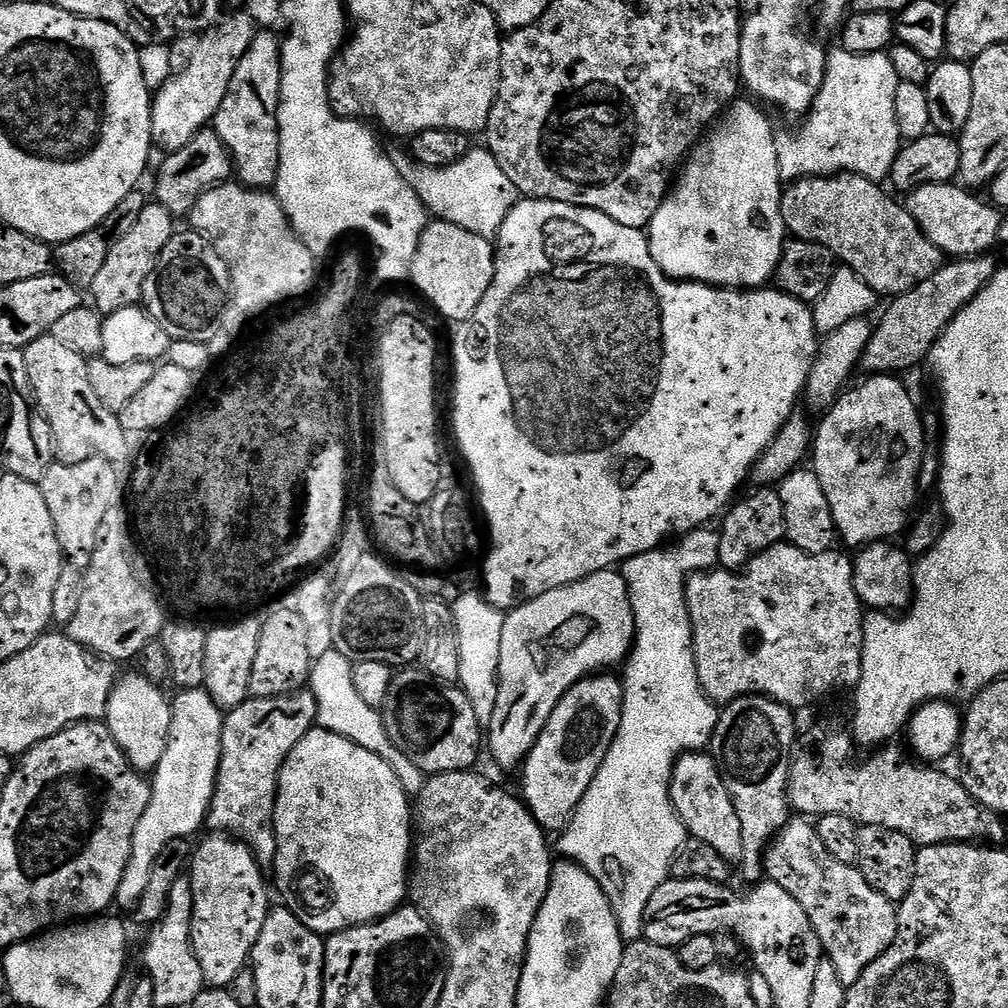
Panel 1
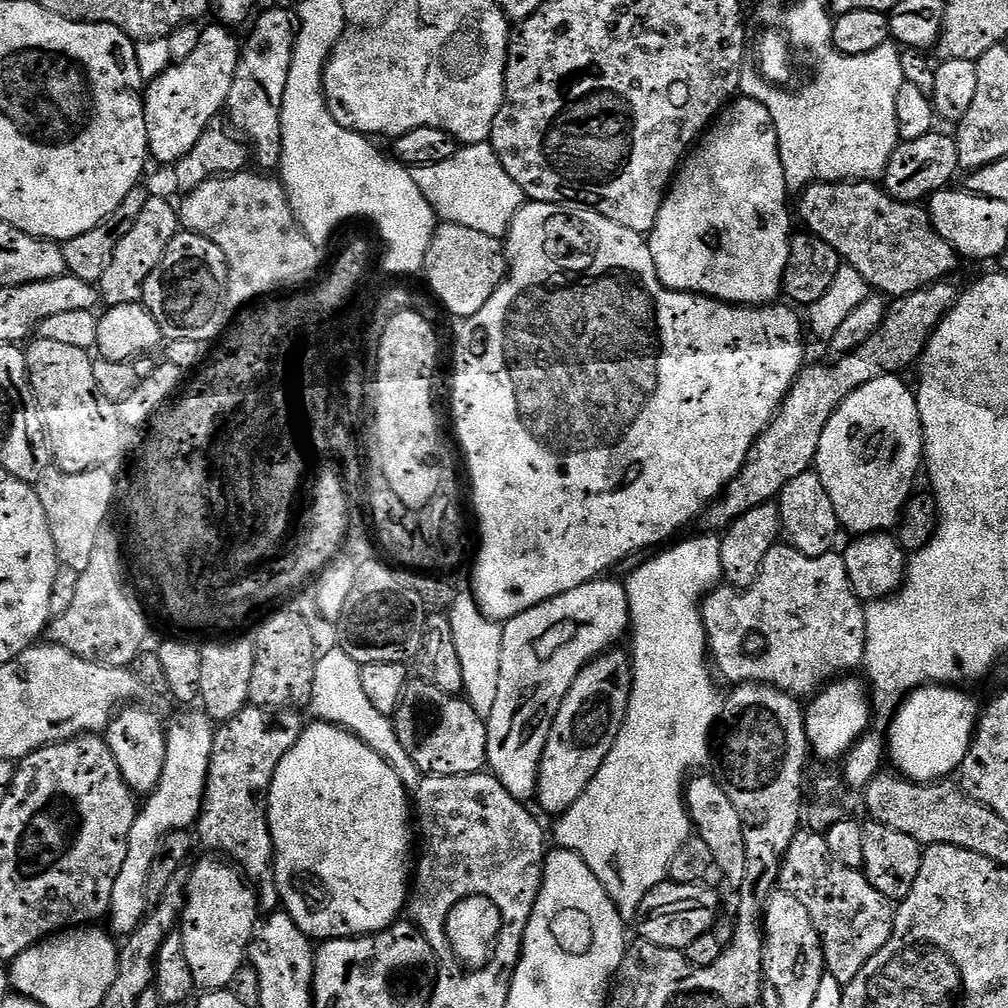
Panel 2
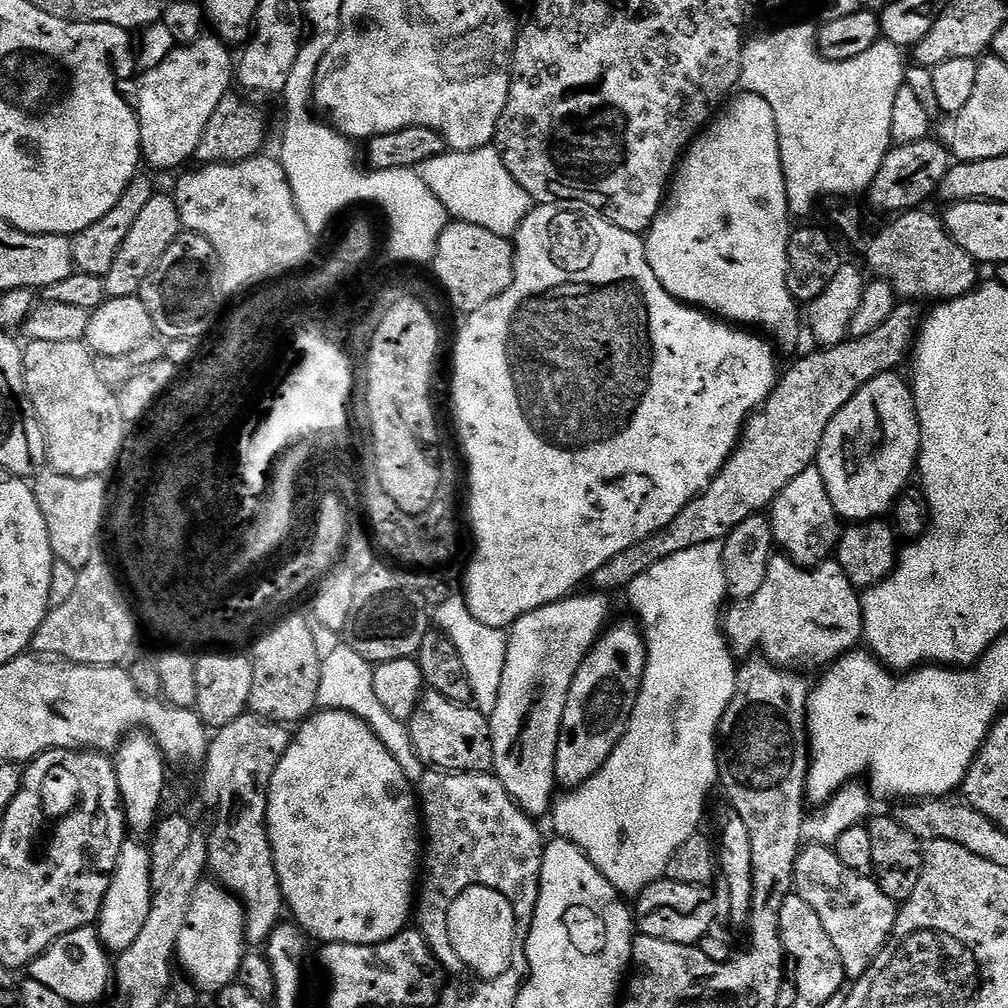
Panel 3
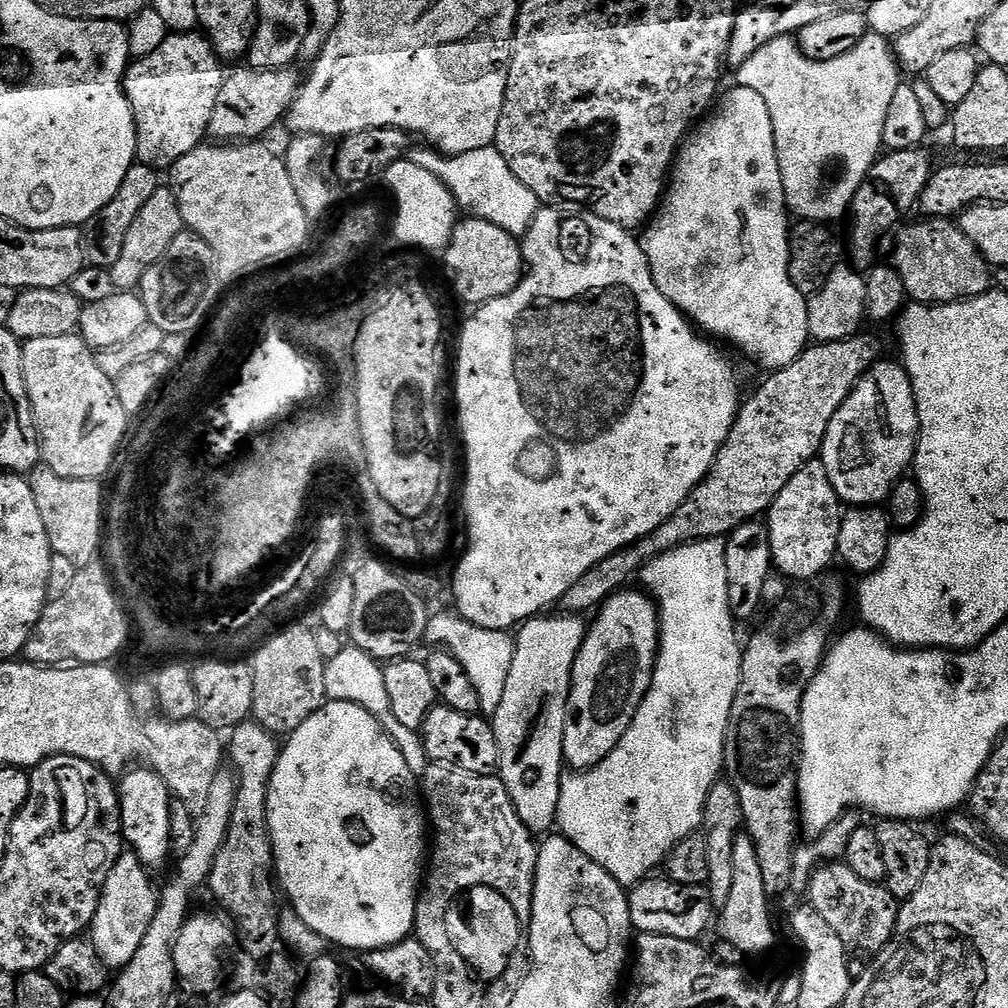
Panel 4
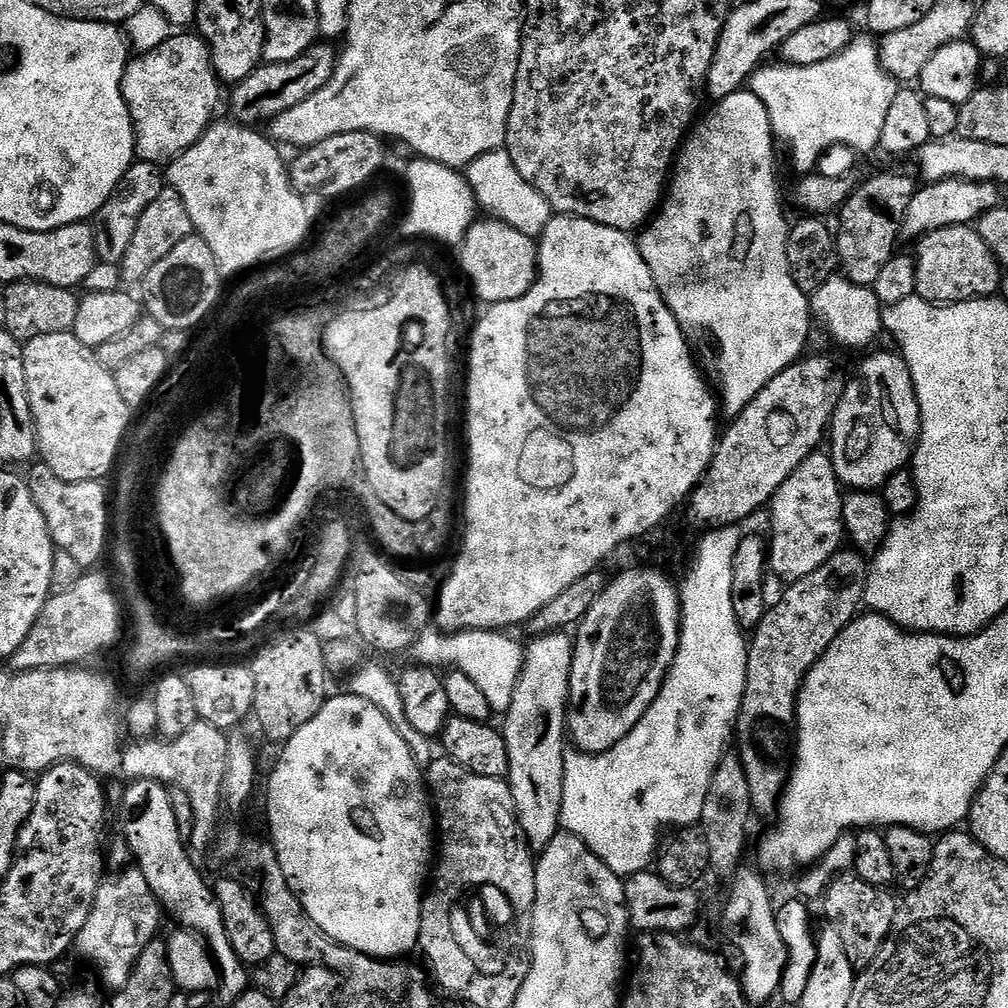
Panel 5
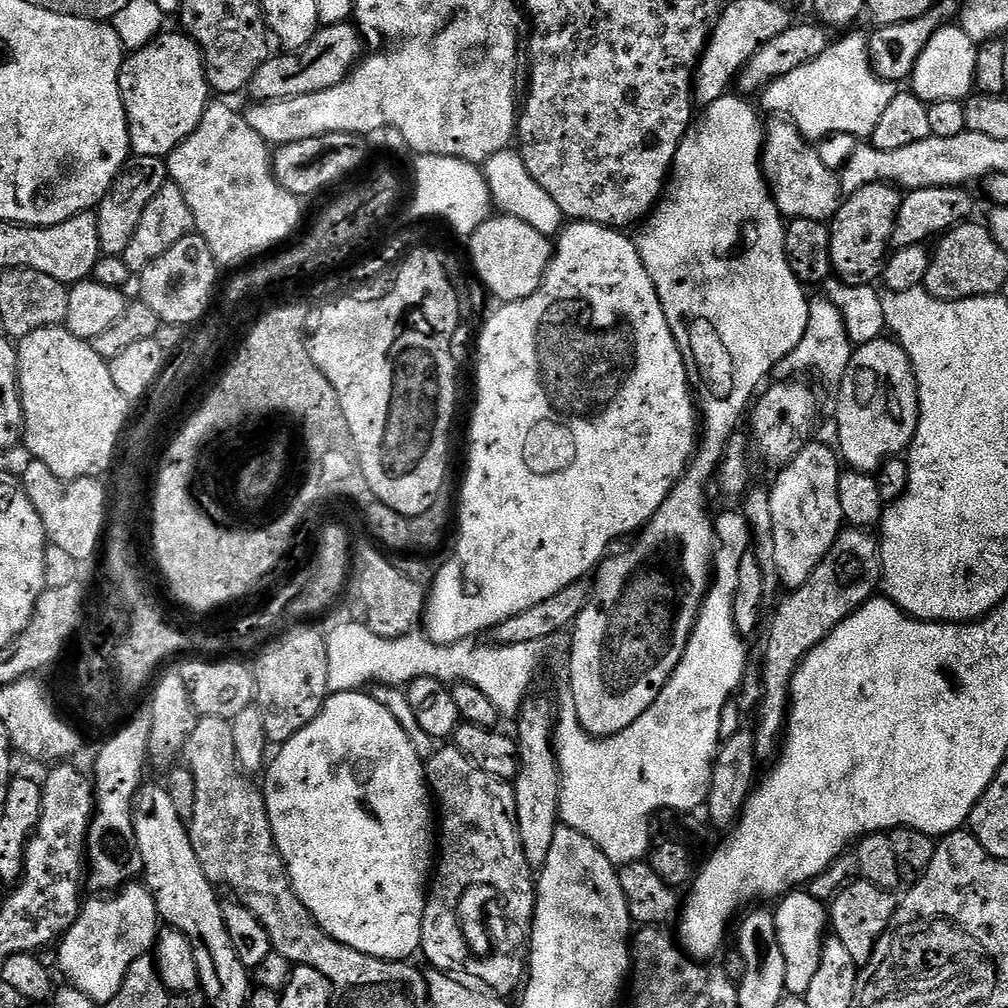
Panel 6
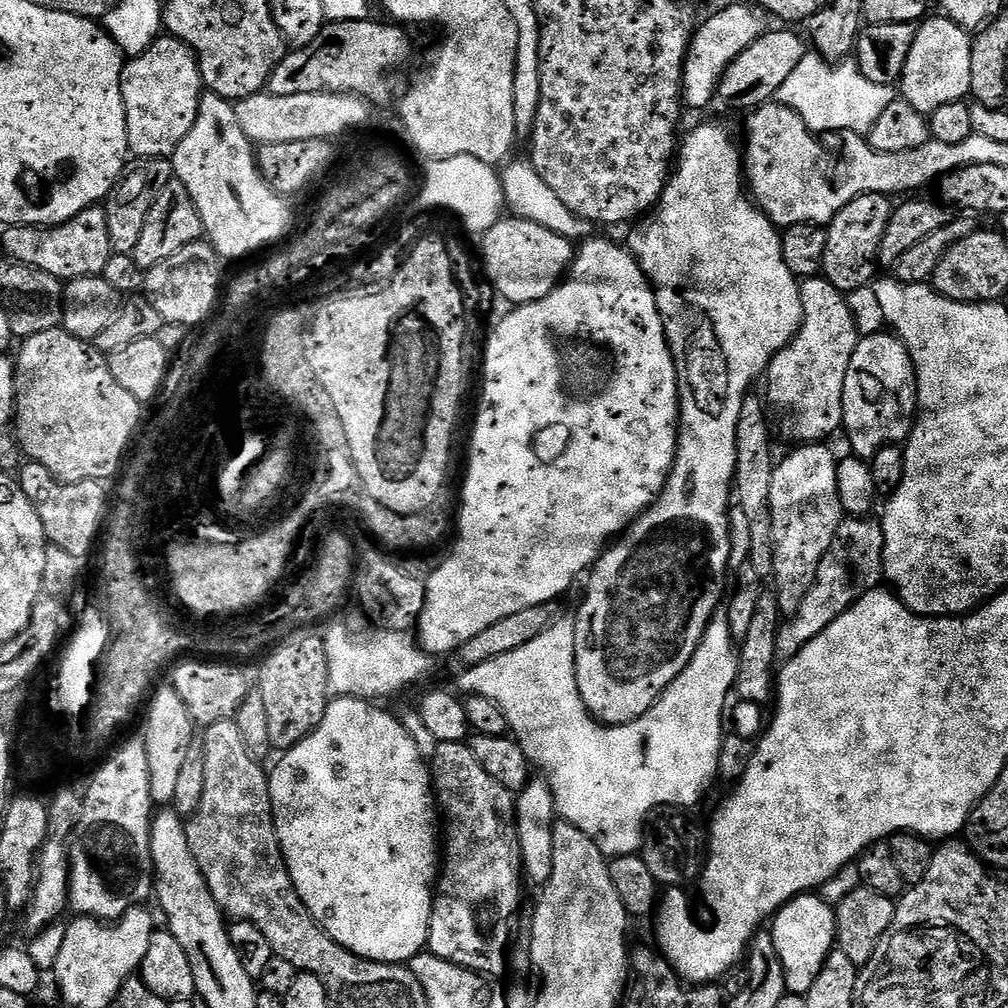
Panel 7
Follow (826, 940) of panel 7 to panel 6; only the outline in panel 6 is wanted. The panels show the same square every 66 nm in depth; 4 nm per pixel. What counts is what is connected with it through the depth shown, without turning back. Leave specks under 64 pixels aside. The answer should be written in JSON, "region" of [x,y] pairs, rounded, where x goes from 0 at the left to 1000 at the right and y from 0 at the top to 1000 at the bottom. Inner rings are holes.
{"region":[[[787,883],[771,897],[774,898],[768,901],[768,908],[772,935],[776,938],[776,950],[780,950],[778,983],[784,988],[798,989],[804,982],[804,974],[808,974],[808,966],[812,966],[819,926],[823,921],[823,905],[818,894],[809,893],[801,883]]]}

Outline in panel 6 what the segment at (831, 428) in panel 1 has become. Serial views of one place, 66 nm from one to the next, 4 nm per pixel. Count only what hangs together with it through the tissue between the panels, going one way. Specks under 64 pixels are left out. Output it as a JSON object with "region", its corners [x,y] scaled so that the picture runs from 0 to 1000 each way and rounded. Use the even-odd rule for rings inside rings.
{"region":[[[874,335],[852,342],[833,374],[831,384],[831,452],[844,467],[865,470],[880,456],[900,449],[913,418],[913,396],[909,368],[906,367],[897,344],[885,335]]]}

